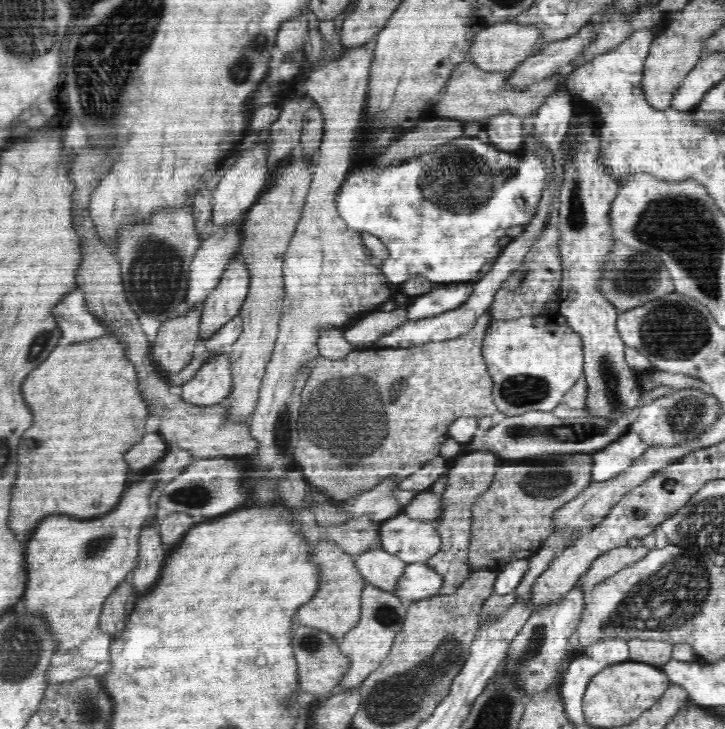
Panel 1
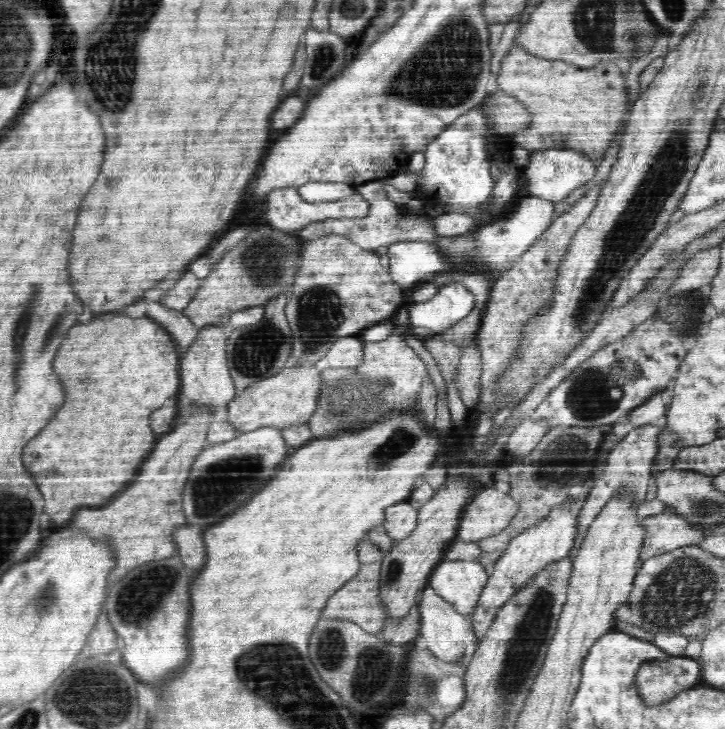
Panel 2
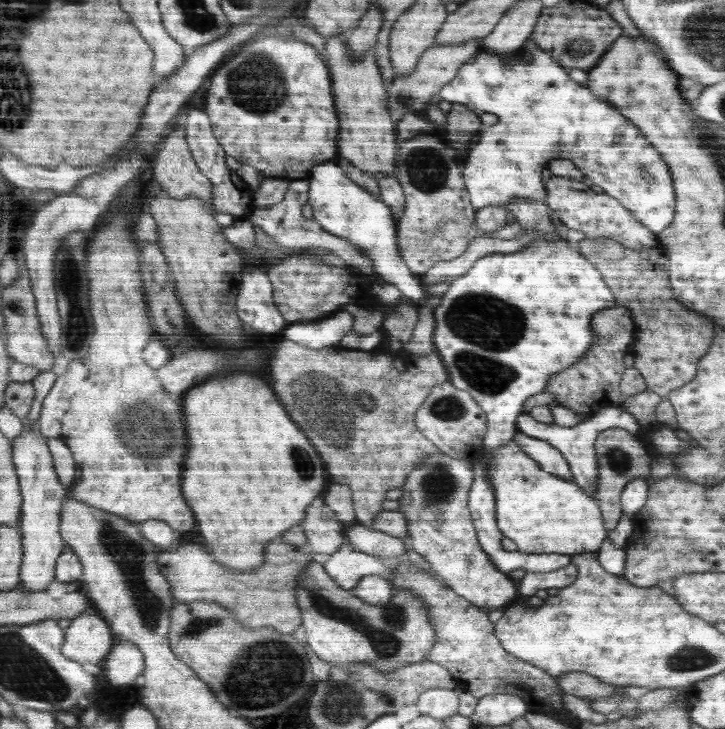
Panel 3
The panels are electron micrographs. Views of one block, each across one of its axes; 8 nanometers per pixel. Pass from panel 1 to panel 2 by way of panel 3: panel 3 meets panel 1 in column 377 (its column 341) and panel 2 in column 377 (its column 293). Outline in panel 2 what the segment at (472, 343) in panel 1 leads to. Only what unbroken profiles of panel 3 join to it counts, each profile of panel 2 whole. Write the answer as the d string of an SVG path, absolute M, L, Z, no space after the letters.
M394 332L384 340L367 342L363 353L365 362L362 362L361 367L328 368L321 373L325 382L322 384L317 410L307 423L314 436L330 436L338 430L362 424L363 421L378 420L378 416L382 416L382 412L390 412L390 408L414 408L423 378L428 377L428 371L403 337Z

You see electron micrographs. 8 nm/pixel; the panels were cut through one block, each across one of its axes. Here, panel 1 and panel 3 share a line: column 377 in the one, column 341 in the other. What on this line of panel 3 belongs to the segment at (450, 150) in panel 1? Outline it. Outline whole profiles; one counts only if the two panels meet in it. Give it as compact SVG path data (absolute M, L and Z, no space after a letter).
M326 160L312 171L309 177L307 204L314 209L312 218L327 232L346 238L353 246L372 258L374 278L382 278L379 282L393 286L414 305L422 305L428 298L426 278L410 272L406 262L398 254L396 246L396 224L390 216L391 209L384 204L382 198L374 196L356 184L340 168L337 162Z

